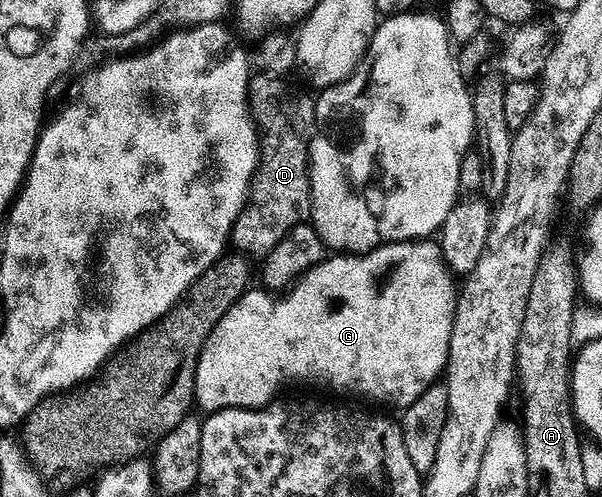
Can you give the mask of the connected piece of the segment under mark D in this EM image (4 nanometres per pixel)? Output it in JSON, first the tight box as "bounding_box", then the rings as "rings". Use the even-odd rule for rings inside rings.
{"bounding_box":[231,73,315,257],"rings":[[[257,73],[249,80],[249,110],[259,132],[257,170],[249,182],[249,198],[233,223],[231,243],[246,257],[264,257],[289,230],[309,219],[309,141],[315,134],[314,96],[296,91],[284,78]]]}

